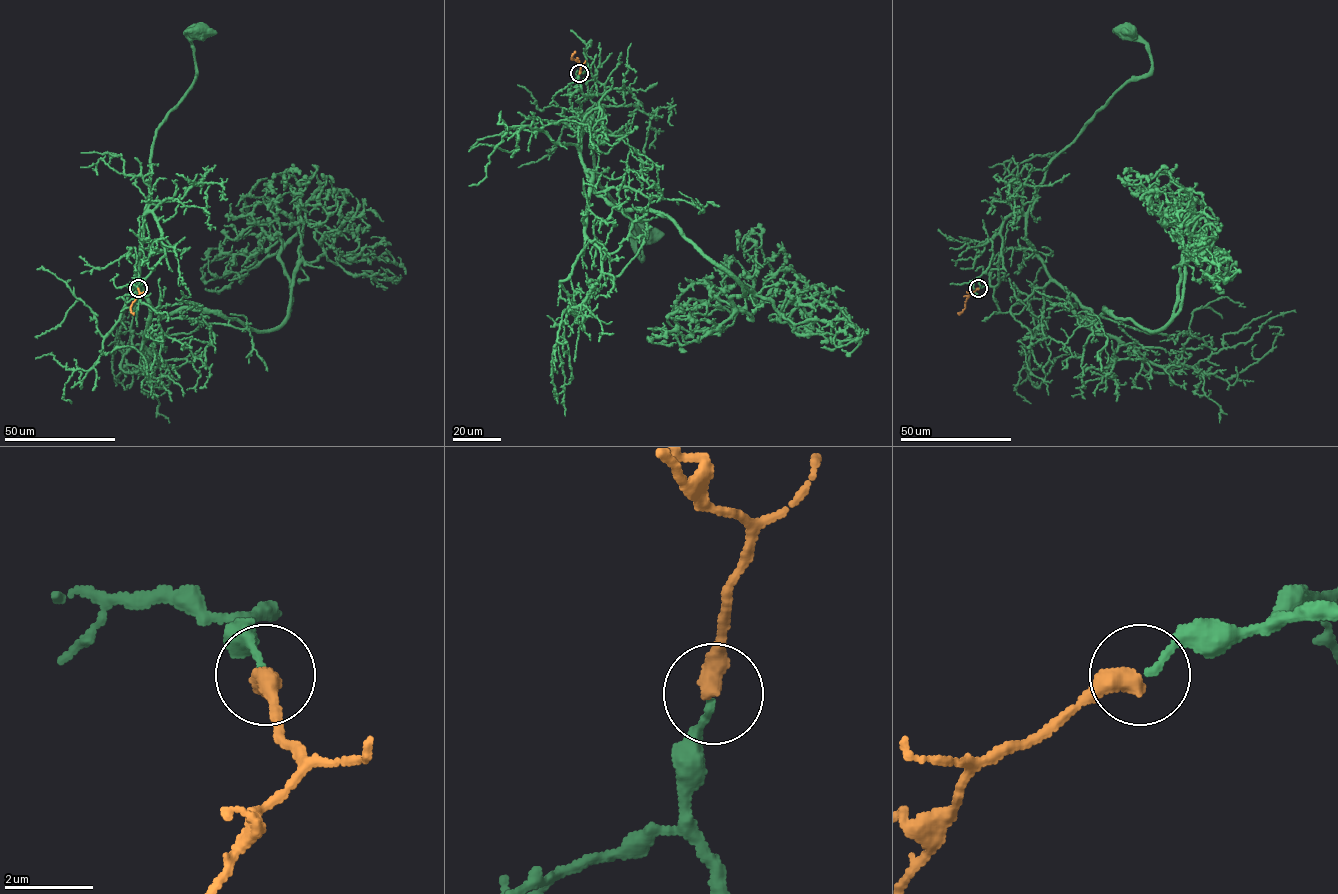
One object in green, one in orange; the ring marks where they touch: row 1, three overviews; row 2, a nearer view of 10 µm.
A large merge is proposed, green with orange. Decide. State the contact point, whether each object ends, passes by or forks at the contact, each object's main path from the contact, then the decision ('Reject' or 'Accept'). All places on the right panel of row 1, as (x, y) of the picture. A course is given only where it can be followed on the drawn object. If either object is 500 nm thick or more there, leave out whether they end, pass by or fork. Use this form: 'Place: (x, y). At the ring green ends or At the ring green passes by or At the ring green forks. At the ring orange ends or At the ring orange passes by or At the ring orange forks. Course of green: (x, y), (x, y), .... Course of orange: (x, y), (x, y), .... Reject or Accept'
Place: (978, 288). At the ring green ends. At the ring orange ends. Course of green: (979, 289), (998, 283), (1002, 222), (1027, 211), (1047, 165), (1120, 88), (1151, 70), (1149, 48), (1127, 32). Course of orange: (978, 289), (970, 294), (965, 309), (957, 312). Accept

